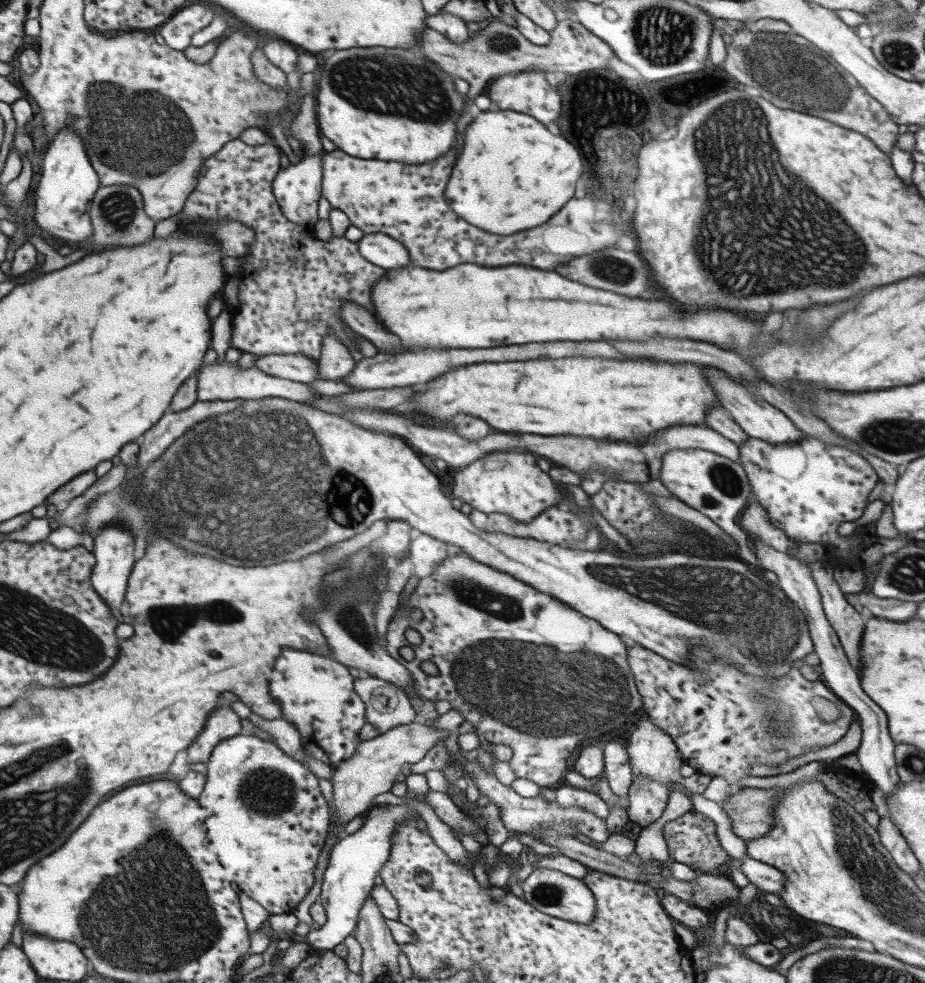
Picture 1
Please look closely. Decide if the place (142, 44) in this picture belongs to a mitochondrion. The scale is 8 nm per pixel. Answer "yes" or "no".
no

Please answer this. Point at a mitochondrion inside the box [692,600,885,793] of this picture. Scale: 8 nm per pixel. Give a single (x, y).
(776, 731)

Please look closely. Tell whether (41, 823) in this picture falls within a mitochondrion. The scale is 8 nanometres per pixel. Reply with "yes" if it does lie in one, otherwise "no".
yes

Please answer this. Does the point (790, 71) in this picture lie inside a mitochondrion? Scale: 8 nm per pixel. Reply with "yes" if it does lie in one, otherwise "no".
yes

